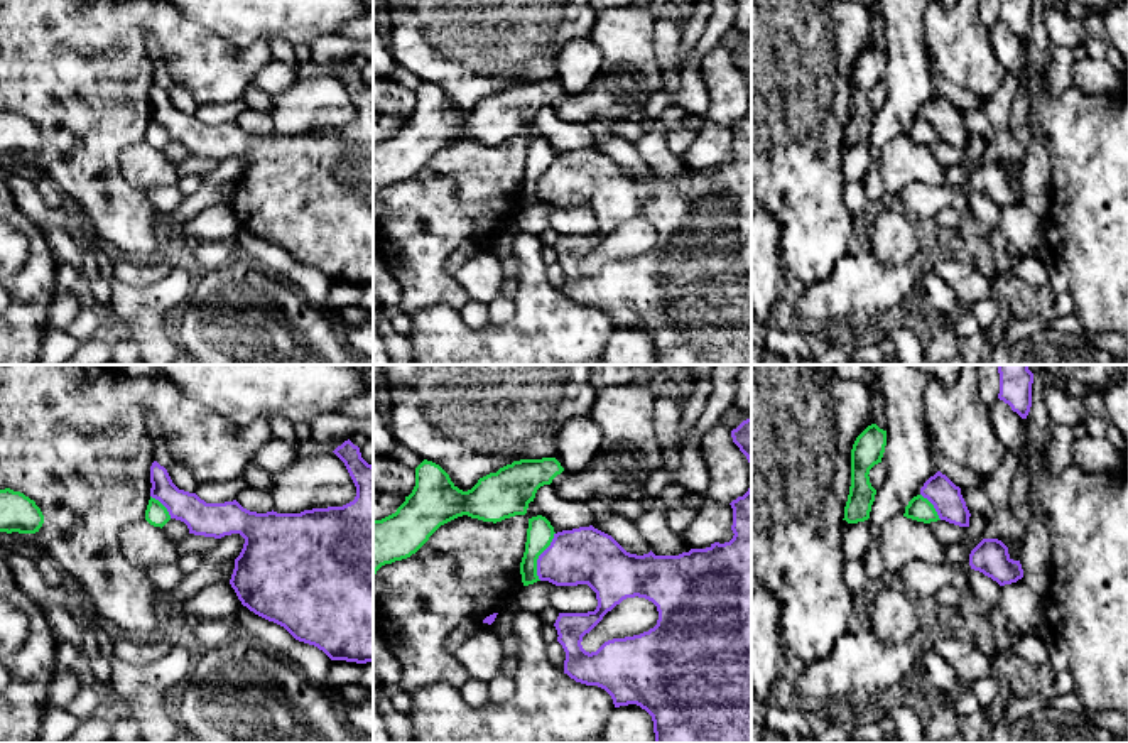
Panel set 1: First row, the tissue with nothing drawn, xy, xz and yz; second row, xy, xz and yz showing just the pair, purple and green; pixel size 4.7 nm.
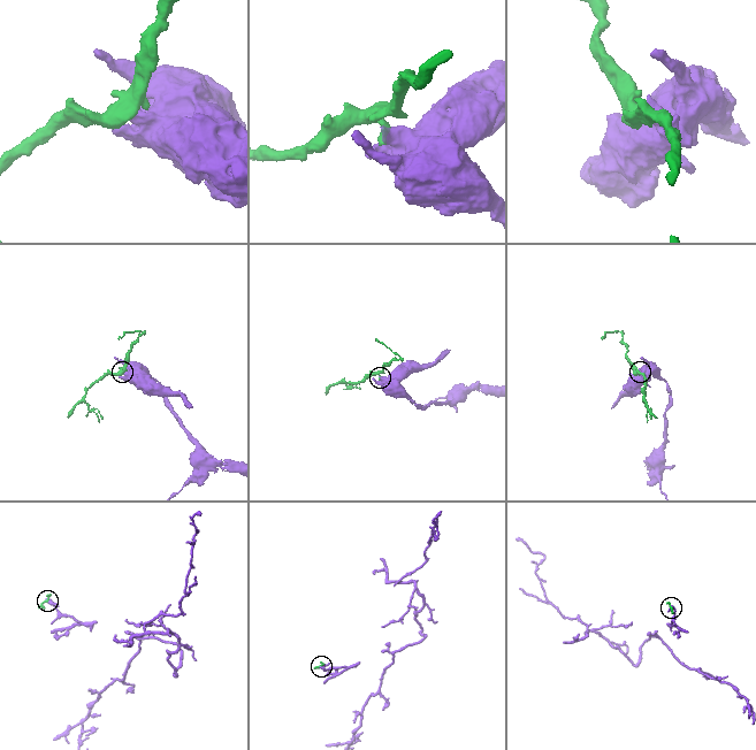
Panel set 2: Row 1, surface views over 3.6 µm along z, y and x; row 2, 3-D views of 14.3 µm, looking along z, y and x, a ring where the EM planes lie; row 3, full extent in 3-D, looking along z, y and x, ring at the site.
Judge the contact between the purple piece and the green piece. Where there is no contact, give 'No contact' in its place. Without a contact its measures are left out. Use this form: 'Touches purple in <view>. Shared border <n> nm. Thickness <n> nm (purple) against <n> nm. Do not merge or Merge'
Touches purple in xz. Shared border 240 nm. Thickness 280 nm (purple) against 130 nm. Do not merge

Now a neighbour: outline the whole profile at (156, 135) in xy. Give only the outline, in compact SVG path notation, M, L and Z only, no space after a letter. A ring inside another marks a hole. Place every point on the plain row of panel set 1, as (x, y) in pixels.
M150 118L147 132L145 132L145 142L154 149L162 150L171 142L171 137L159 122Z

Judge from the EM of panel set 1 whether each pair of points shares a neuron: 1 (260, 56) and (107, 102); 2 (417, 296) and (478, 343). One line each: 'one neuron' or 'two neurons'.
1: one neuron
2: two neurons

